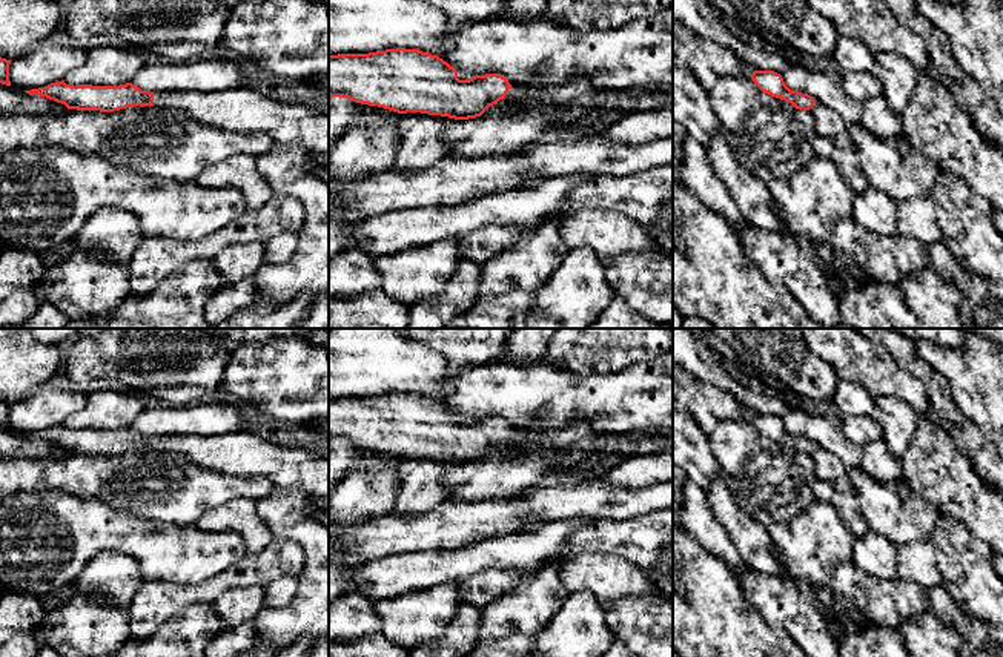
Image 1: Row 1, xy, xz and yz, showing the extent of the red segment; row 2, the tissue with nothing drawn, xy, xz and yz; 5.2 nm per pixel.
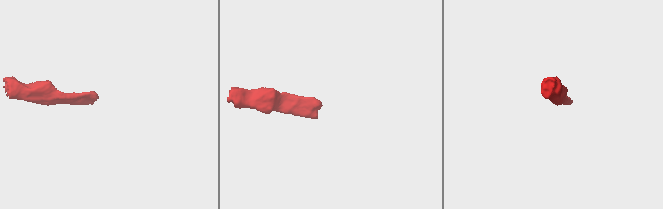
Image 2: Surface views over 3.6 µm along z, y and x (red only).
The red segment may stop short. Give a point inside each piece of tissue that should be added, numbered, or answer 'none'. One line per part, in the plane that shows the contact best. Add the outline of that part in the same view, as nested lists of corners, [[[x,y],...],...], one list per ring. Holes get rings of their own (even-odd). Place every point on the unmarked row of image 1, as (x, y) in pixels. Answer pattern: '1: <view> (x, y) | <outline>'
1: xz (515, 441) | [[[511,430],[507,439],[498,445],[499,450],[531,450],[531,448],[542,448],[541,441],[530,439],[528,436],[522,434],[518,430]]]

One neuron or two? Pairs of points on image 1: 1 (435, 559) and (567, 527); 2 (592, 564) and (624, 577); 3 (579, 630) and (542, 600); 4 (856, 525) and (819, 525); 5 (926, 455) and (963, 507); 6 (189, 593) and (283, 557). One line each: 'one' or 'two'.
1: one
2: one
3: two
4: two
5: one
6: one

